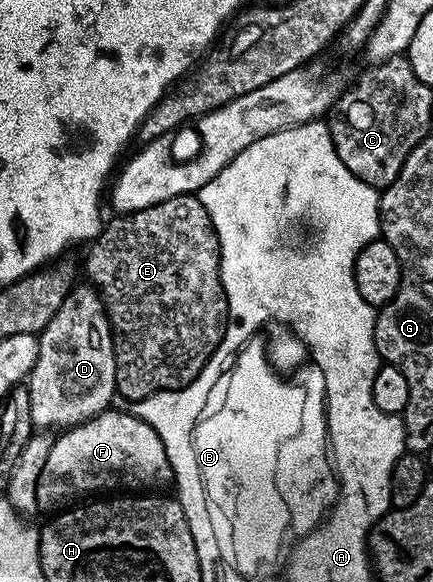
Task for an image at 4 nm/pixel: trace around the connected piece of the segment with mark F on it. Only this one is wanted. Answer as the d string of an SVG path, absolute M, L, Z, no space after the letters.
M129 410L101 411L96 417L84 421L80 425L63 430L57 440L51 442L48 461L44 461L44 473L40 473L40 481L36 485L36 501L38 511L57 513L87 497L98 497L106 493L158 493L174 481L174 470L168 461L168 453L164 449L164 441L142 419L131 415Z

